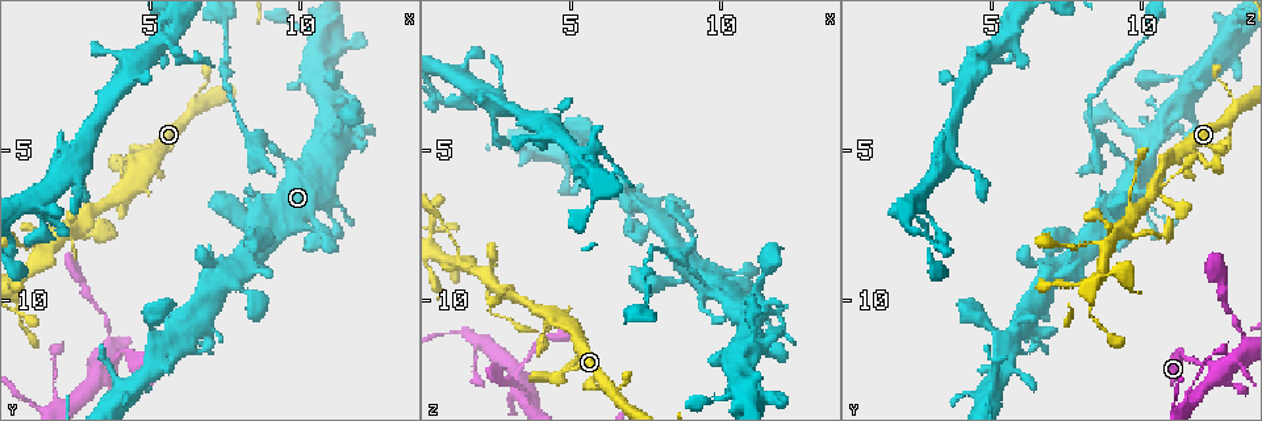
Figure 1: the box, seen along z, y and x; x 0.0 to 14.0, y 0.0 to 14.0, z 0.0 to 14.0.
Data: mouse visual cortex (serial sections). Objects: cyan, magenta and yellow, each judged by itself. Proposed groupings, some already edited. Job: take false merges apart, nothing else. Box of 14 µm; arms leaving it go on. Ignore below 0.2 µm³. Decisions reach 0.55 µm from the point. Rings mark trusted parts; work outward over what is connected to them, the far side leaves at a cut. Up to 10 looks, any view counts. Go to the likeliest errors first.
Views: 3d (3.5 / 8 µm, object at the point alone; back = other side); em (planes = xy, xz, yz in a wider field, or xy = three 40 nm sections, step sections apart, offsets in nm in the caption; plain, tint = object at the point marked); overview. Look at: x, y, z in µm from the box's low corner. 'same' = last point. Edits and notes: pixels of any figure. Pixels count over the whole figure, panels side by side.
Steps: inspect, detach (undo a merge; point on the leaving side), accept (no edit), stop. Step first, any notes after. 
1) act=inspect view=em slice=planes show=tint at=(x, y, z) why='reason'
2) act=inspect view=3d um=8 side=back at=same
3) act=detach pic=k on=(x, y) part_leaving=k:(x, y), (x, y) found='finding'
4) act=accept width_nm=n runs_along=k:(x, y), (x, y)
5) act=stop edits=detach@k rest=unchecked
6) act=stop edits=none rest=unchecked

act=inspect view=3d um=8 at=(8.6, 4.7, 8.7) why='sharp bend'

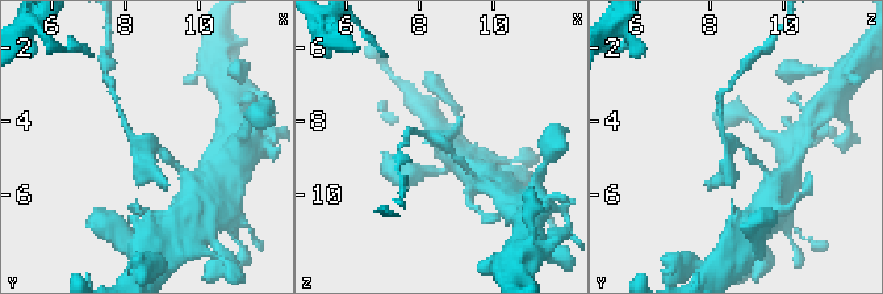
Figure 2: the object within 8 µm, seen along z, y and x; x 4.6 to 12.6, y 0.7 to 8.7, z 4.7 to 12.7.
act=inspect view=em slice=xy step=3 show=tint at=(8.6, 4.6, 8.6)

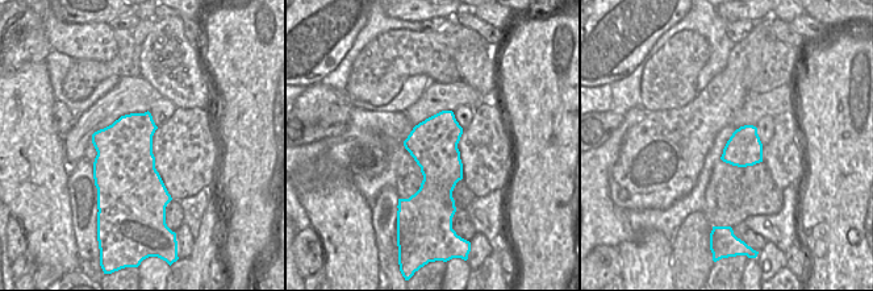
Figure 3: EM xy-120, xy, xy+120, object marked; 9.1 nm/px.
act=accept runs_along=2:(170, 162), (124, 121) found='all the same cell'

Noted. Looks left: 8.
act=inspect view=3d um=3.5 at=(1.5, 8.2, 8.8)

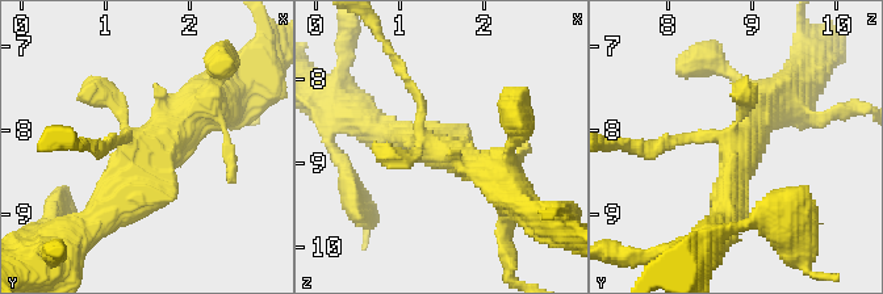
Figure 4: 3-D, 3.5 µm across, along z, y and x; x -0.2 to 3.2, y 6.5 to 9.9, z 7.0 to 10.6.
act=inspect view=em slice=xy step=3 show=tint at=(1.55, 8.30, 8.85)

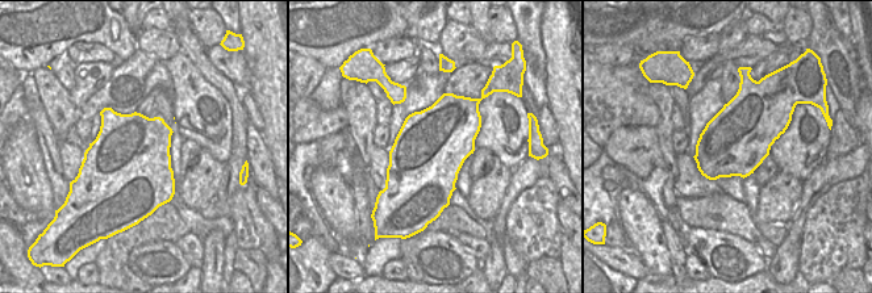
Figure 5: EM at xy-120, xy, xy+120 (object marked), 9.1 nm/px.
act=accept runs_along=4:(212, 97), (99, 222) found='continuous, no second cell'

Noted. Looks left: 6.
act=inspect view=3d um=3.5 at=(4.1, 11.6, 11.3) why='sharp bend'

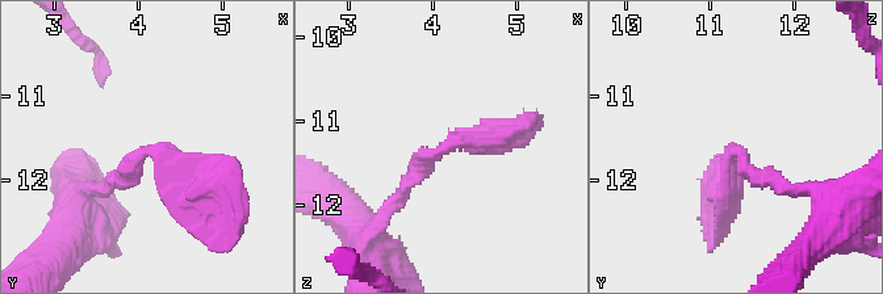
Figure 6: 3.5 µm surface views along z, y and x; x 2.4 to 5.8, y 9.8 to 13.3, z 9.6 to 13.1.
act=inspect view=em slice=xy step=5 show=tint at=(4.10, 11.65, 11.30) arm_widths_nm=200,350 why='need the tissue'

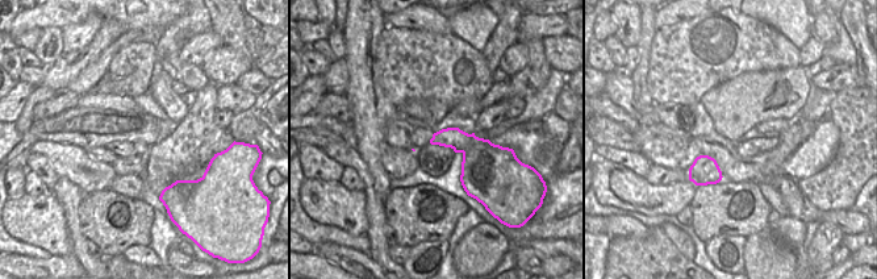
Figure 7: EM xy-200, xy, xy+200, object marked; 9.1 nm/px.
act=inspect view=em slice=xy step=1 show=tint at=same

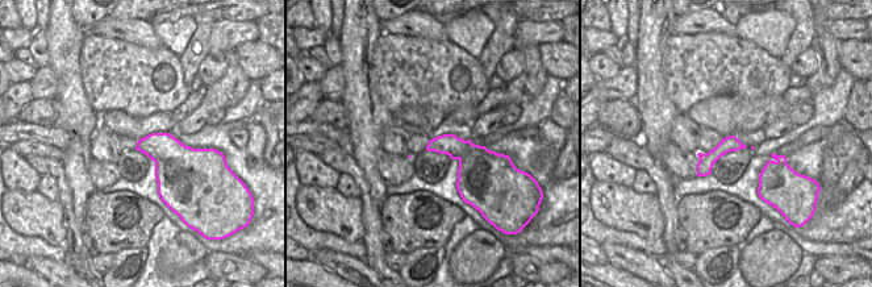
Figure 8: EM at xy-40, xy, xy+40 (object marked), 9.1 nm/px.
act=accept runs_along=6:(510, 137), (425, 156), (397, 204) found='one cell here'

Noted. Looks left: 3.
act=inspect view=3d um=3.5 at=(3.7, 11.2, 13.3) why='small branch off a trunk'

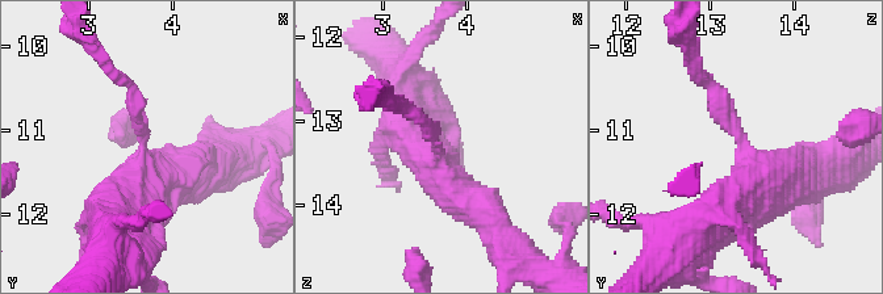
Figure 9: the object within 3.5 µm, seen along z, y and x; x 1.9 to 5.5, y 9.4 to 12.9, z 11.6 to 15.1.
act=inspect view=em slice=xy step=1 show=tint at=(3.65, 11.10, 13.35)

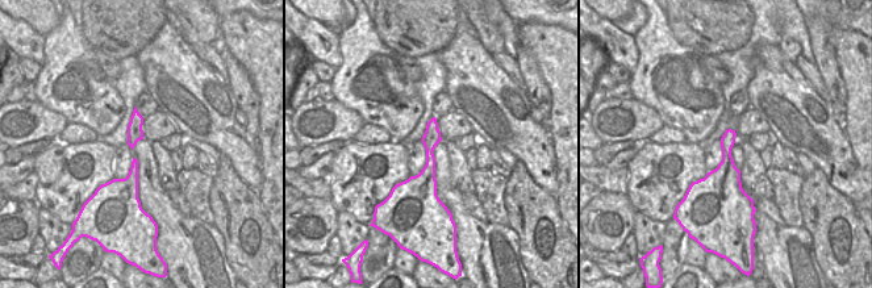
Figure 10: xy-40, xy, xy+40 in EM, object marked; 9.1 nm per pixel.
act=accept runs_along=10:(433, 122), (424, 200) found='one cell here'

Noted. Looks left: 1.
act=stop edits=none rest=unchecked

